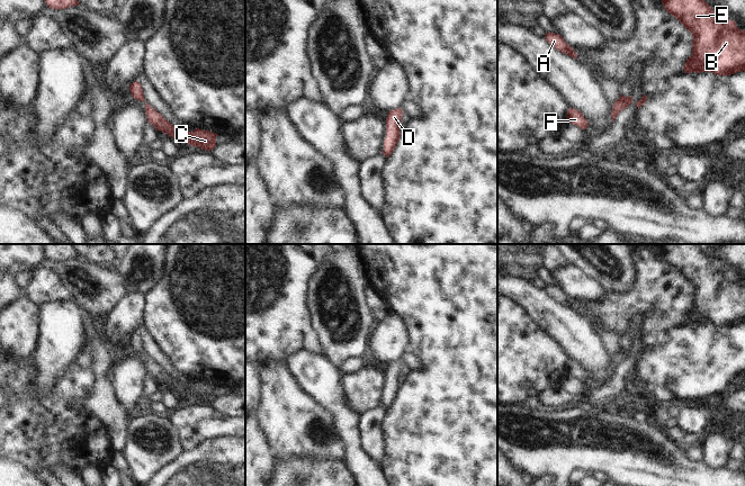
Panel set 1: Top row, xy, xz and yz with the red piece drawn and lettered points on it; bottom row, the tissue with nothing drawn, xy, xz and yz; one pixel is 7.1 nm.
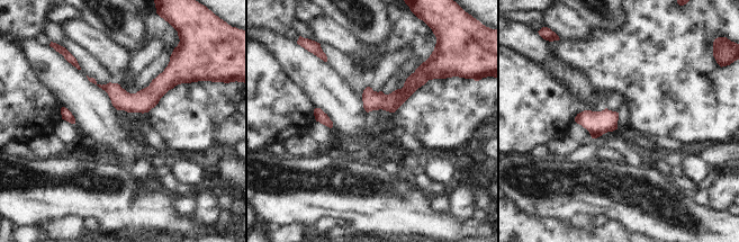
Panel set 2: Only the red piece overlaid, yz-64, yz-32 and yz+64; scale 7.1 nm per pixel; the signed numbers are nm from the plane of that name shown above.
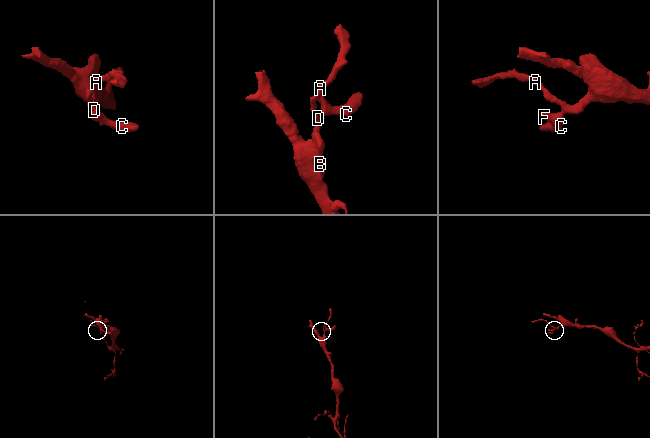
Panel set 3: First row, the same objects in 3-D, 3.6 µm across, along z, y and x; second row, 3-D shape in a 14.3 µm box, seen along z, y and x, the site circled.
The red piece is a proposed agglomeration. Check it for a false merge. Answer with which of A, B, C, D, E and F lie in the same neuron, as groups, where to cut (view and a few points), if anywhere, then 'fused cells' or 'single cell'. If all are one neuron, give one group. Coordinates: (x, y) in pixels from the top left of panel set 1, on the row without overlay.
A B C D E F | no cut | single cell

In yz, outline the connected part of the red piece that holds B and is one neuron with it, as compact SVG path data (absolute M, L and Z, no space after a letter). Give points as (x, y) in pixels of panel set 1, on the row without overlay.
M699 244L658 245L665 262L692 286L692 307L683 318L685 325L711 324L721 328L745 323L745 282L739 281L734 272L719 271Z

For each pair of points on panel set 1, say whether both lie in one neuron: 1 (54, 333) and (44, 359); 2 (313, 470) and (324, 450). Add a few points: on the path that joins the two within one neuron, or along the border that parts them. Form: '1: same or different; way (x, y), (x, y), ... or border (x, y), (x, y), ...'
1: same; way (54, 340), (54, 349), (51, 352)
2: different; border (293, 458), (312, 457), (343, 460)

